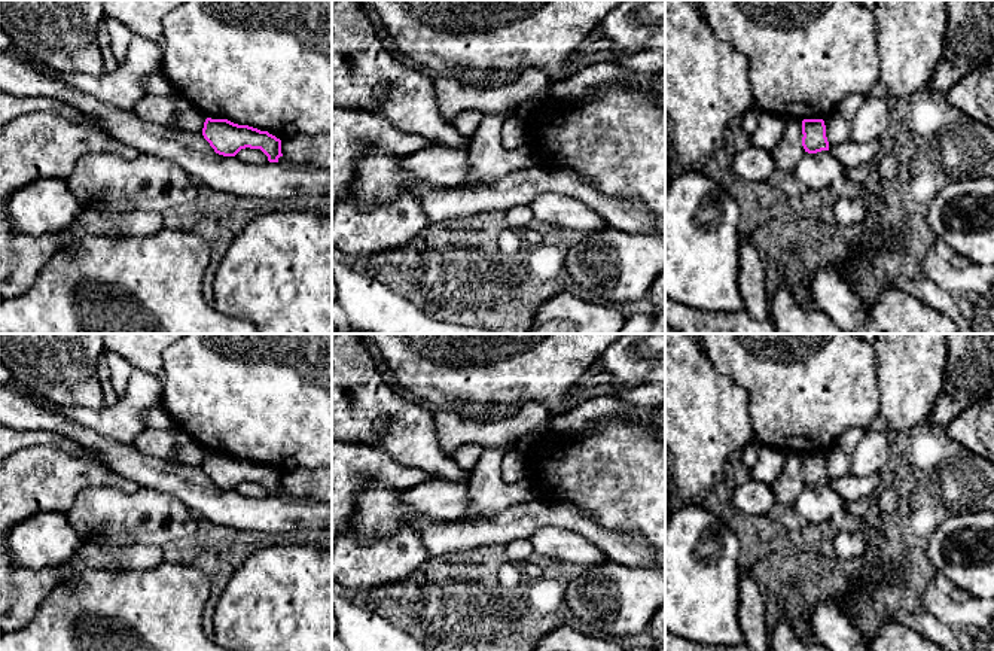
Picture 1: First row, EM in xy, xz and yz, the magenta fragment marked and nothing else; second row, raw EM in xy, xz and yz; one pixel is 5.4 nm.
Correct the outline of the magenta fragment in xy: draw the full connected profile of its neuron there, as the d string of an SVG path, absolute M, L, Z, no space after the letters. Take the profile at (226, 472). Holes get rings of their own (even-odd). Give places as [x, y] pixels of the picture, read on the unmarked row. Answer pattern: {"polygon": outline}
{"polygon": "M207 451L202 462L204 472L216 487L235 490L241 483L260 483L269 496L278 496L281 474L268 465L260 465L248 459L238 459L228 453Z"}

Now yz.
{"polygon": "M804 453L802 454L802 480L808 487L829 484L826 471L826 459L823 453Z"}

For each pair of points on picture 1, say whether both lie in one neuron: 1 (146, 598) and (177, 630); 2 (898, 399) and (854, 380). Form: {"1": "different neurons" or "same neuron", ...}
{"1": "same neuron", "2": "different neurons"}

